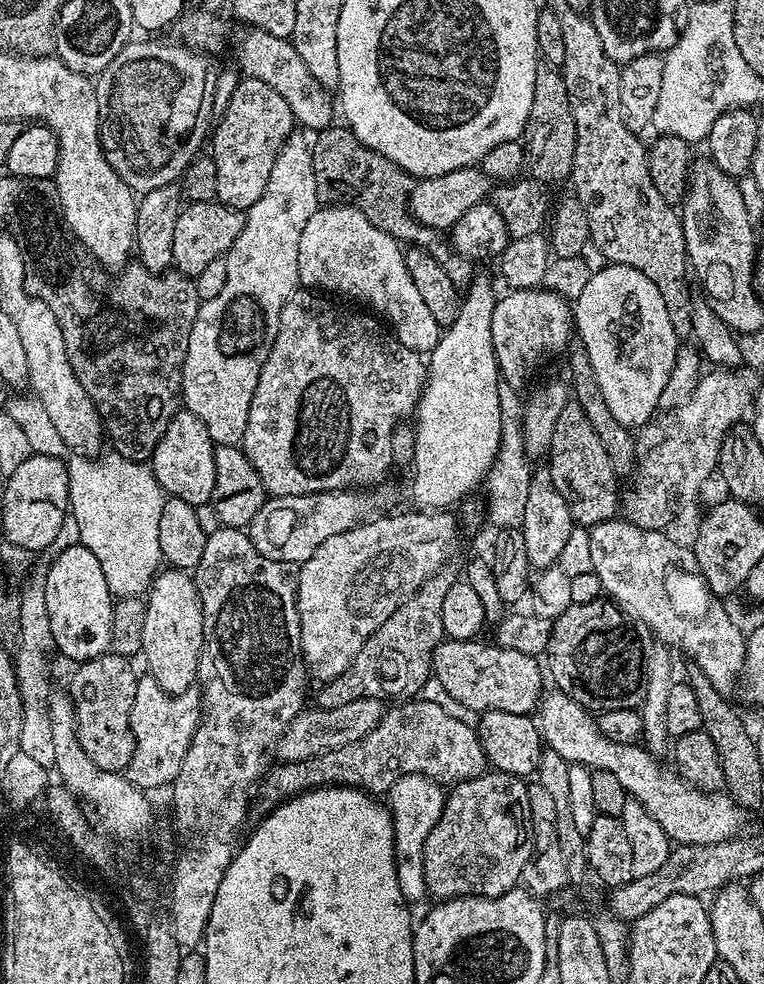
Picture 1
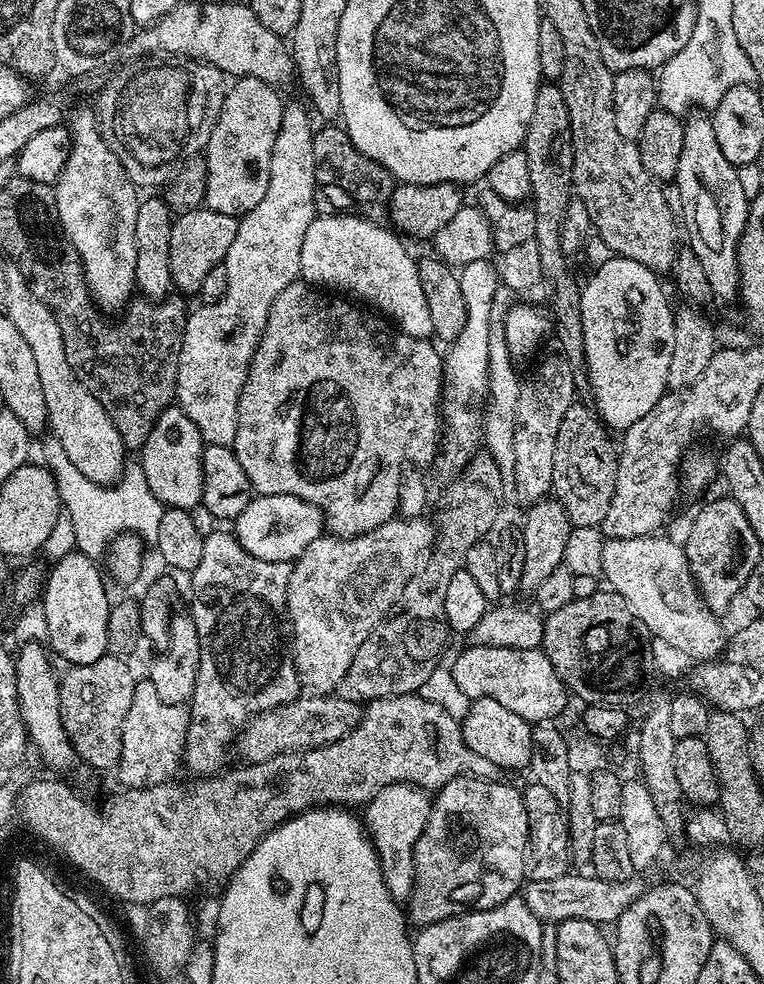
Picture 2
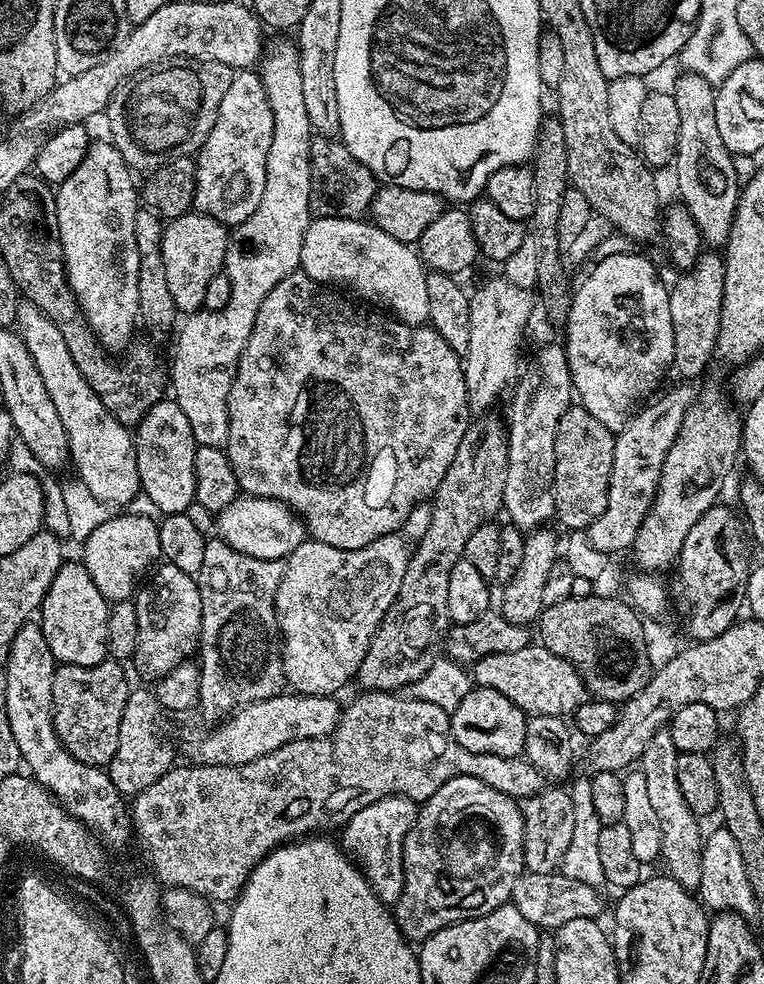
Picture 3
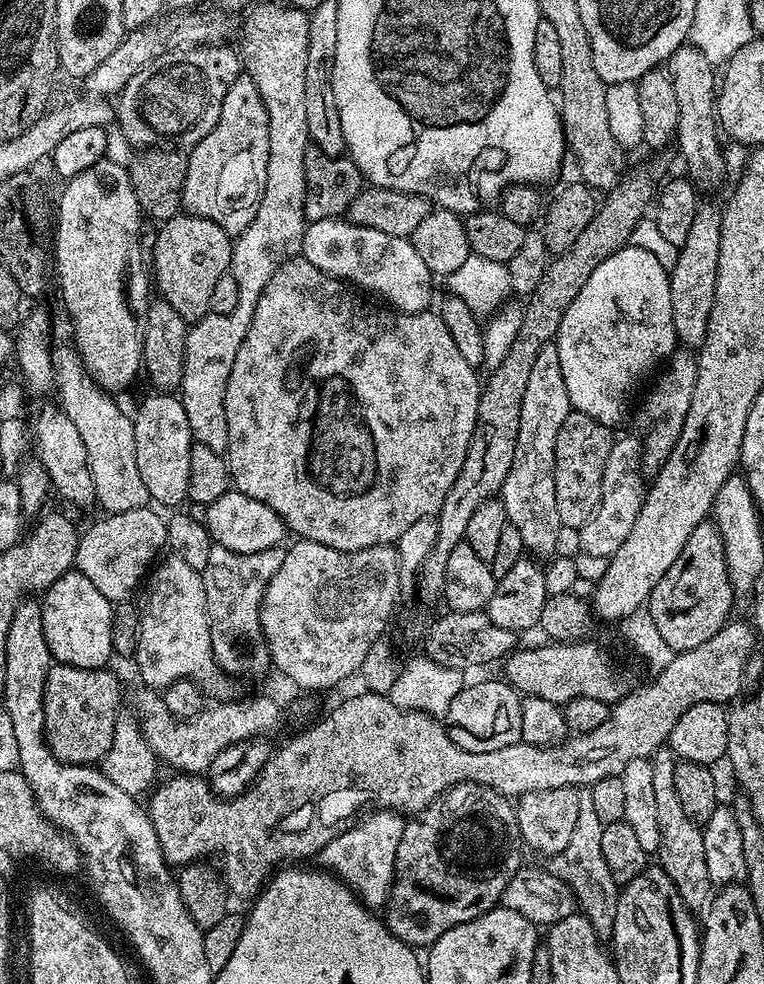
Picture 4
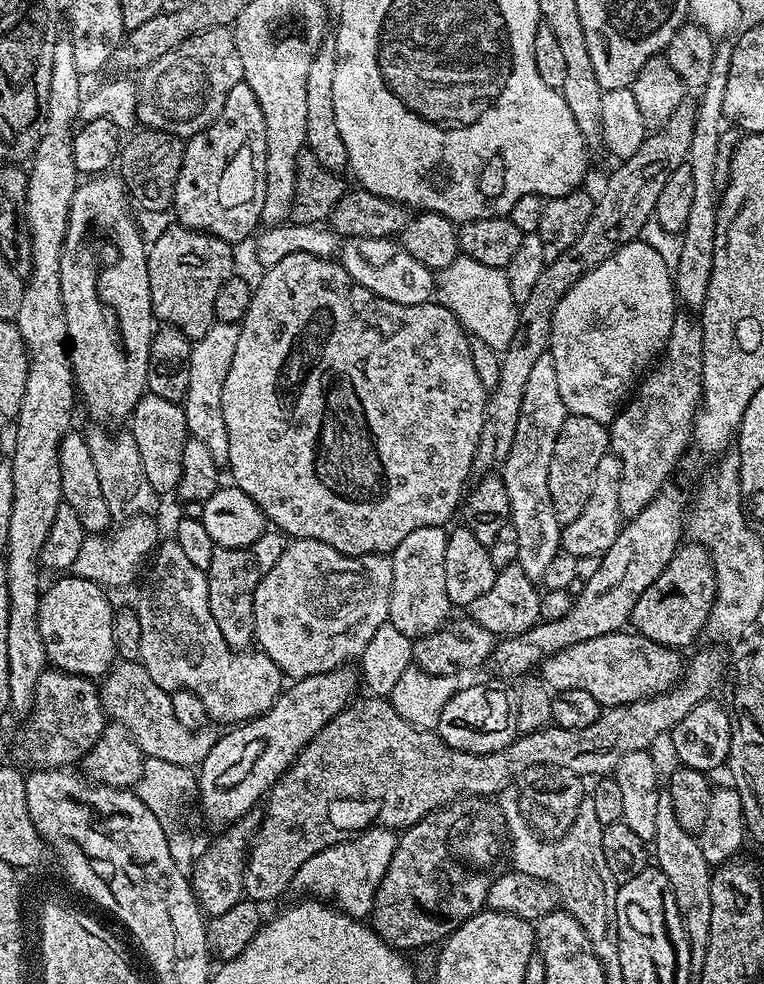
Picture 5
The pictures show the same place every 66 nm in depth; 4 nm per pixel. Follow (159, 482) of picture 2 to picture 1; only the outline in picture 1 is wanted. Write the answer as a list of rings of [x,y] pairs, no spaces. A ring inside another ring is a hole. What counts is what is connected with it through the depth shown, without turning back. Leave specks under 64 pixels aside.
[[[179,410],[170,418],[164,427],[162,438],[158,438],[158,446],[154,446],[154,454],[150,467],[154,478],[160,483],[161,490],[168,496],[182,498],[182,502],[206,504],[214,494],[214,450],[216,445],[210,438],[206,426],[193,412]]]

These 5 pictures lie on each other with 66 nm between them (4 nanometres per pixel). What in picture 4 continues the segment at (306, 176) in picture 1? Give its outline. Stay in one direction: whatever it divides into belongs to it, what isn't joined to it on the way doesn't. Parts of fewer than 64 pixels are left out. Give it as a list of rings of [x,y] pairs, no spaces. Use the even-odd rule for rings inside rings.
[[[257,3],[243,17],[244,20],[244,52],[242,48],[242,68],[258,86],[258,94],[262,94],[262,102],[266,106],[270,146],[266,162],[266,186],[260,199],[258,210],[246,226],[246,230],[235,237],[232,246],[232,267],[230,275],[238,282],[238,306],[230,310],[230,314],[207,315],[195,321],[188,329],[186,337],[186,362],[178,395],[186,410],[186,418],[190,421],[192,439],[202,446],[210,446],[210,450],[224,454],[228,451],[228,431],[226,430],[226,382],[230,382],[230,370],[234,370],[234,358],[238,358],[238,350],[246,338],[246,330],[250,330],[250,322],[254,318],[254,310],[258,298],[262,298],[262,290],[266,282],[276,273],[278,259],[276,255],[284,252],[288,244],[295,245],[303,237],[306,227],[304,219],[304,203],[306,202],[306,150],[310,147],[306,130],[306,46],[310,42],[309,13],[301,8],[290,8],[276,4]]]

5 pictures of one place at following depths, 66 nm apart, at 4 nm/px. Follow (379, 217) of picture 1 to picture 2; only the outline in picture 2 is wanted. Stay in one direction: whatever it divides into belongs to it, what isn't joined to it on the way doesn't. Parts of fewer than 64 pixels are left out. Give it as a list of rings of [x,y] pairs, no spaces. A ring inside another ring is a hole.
[[[343,127],[320,128],[312,133],[314,142],[314,166],[316,167],[316,194],[325,209],[340,214],[368,214],[376,203],[386,206],[394,181],[390,173],[370,158],[363,156],[352,144]]]

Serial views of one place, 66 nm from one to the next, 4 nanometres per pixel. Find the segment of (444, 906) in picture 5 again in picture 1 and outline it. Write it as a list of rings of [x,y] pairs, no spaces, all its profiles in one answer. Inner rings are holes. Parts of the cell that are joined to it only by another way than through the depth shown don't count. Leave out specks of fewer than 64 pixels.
[[[489,770],[462,781],[447,793],[442,818],[438,818],[438,826],[430,830],[430,838],[426,838],[424,847],[428,896],[437,901],[459,896],[501,896],[521,883],[524,867],[531,858],[528,784],[521,777]]]

